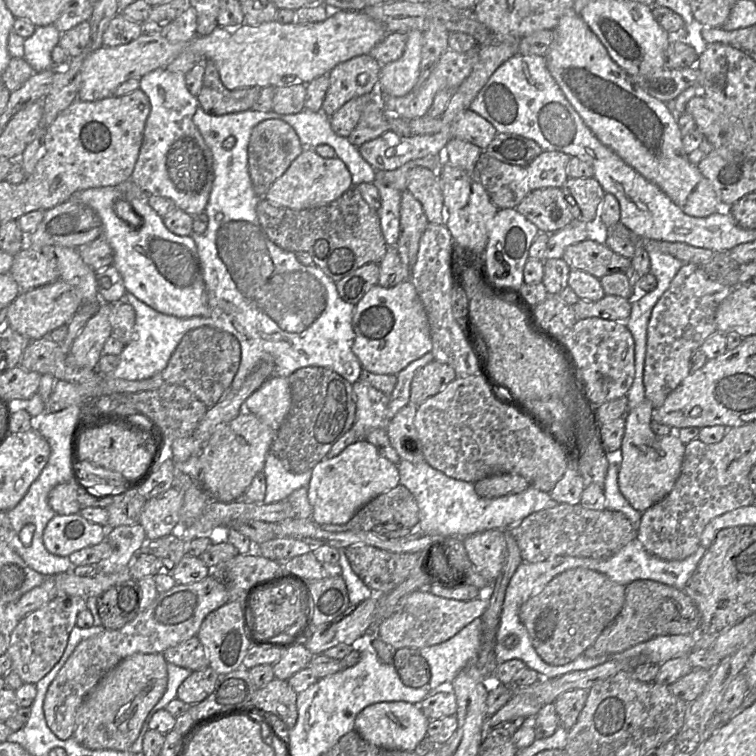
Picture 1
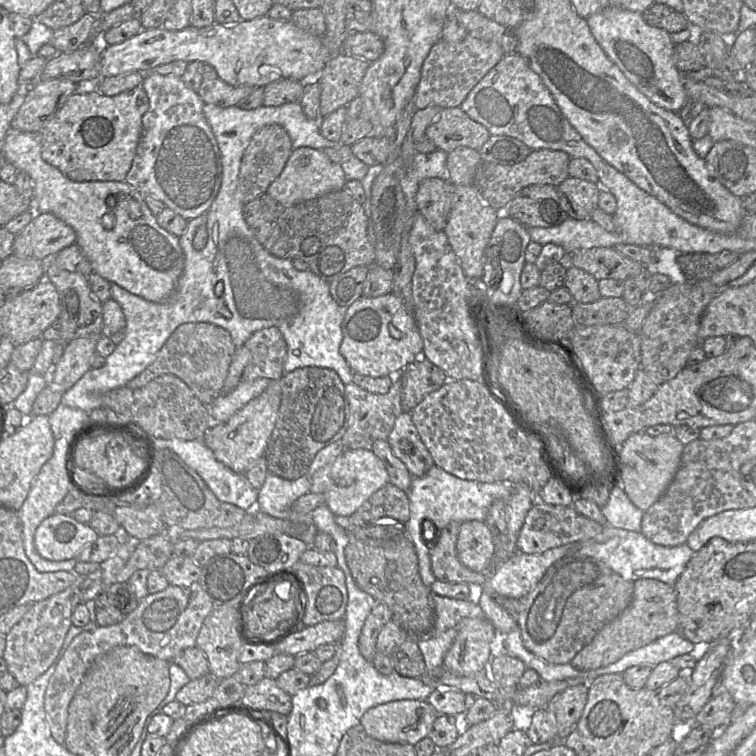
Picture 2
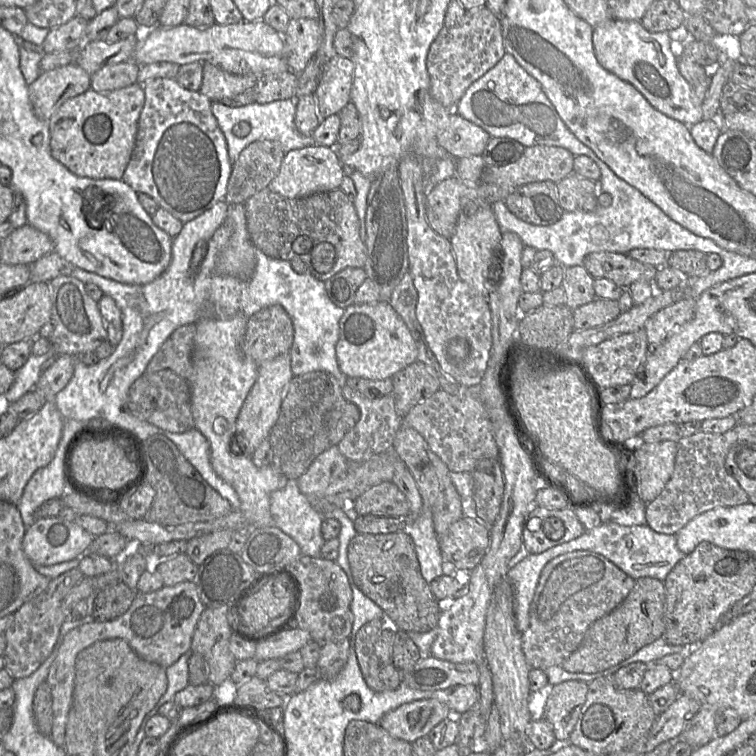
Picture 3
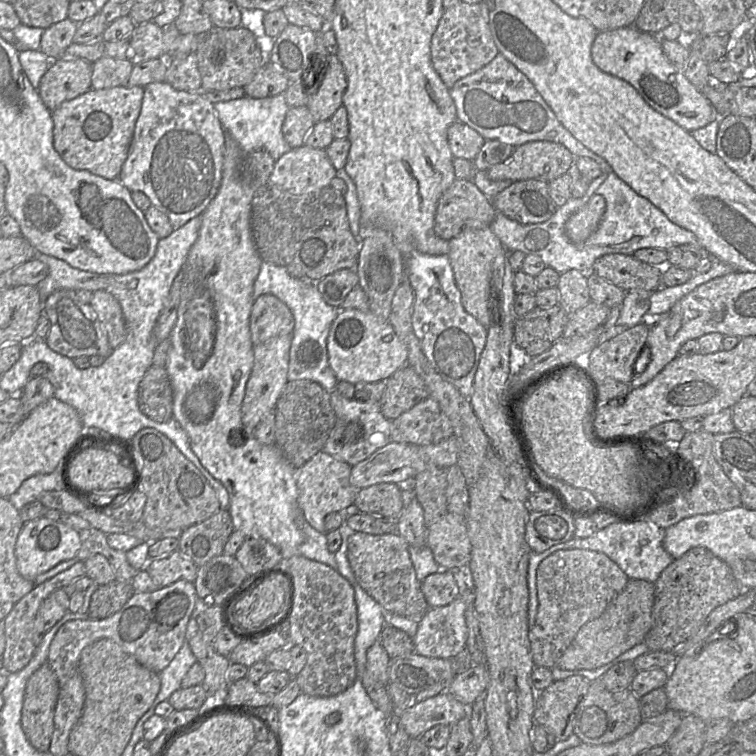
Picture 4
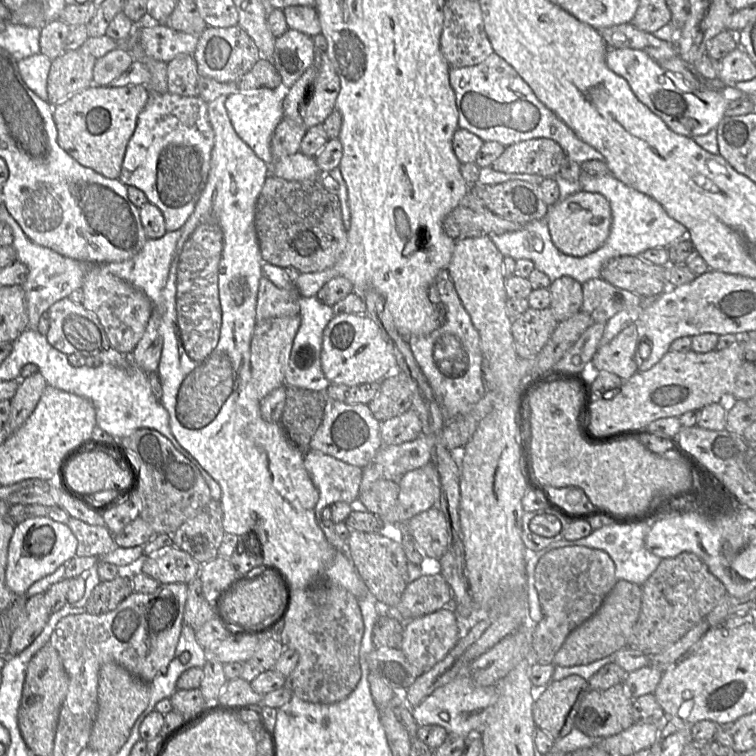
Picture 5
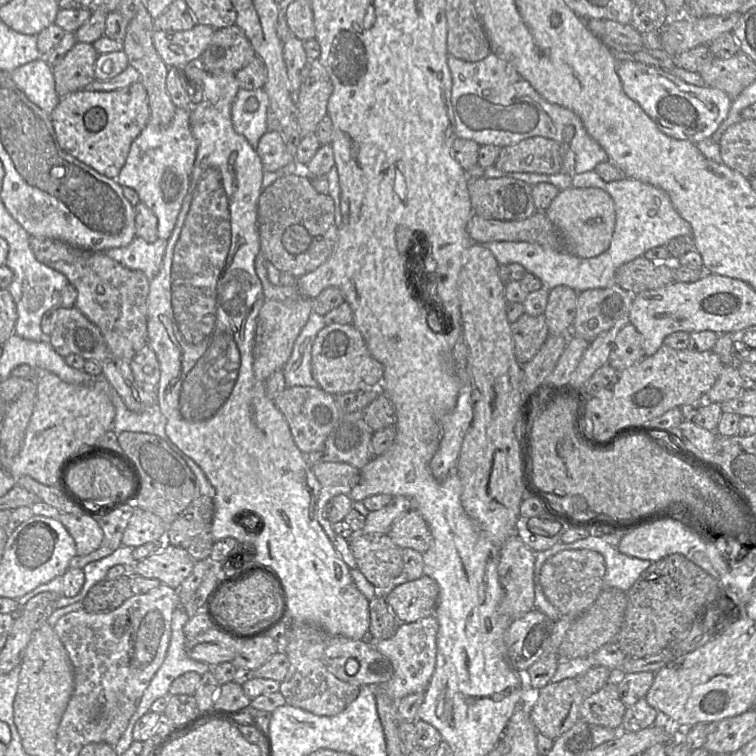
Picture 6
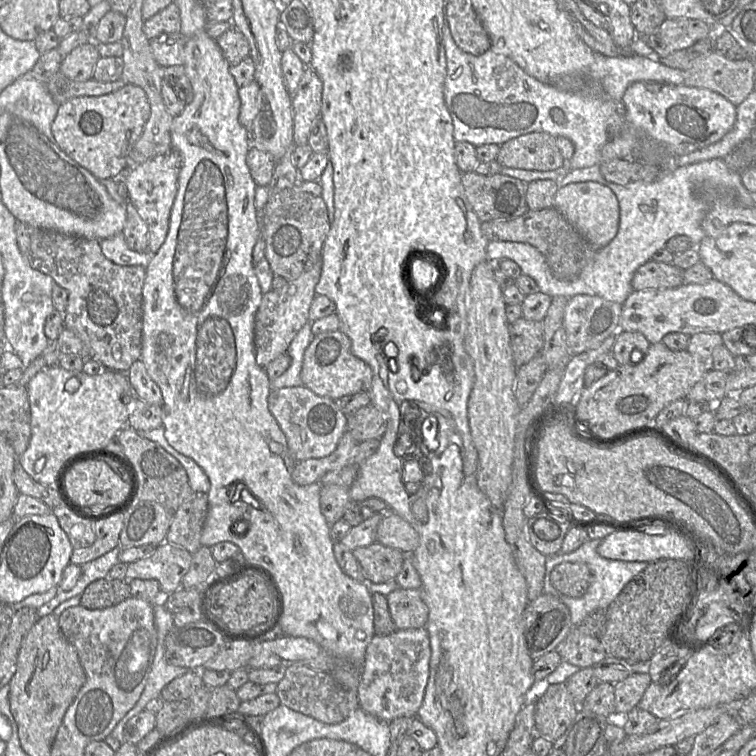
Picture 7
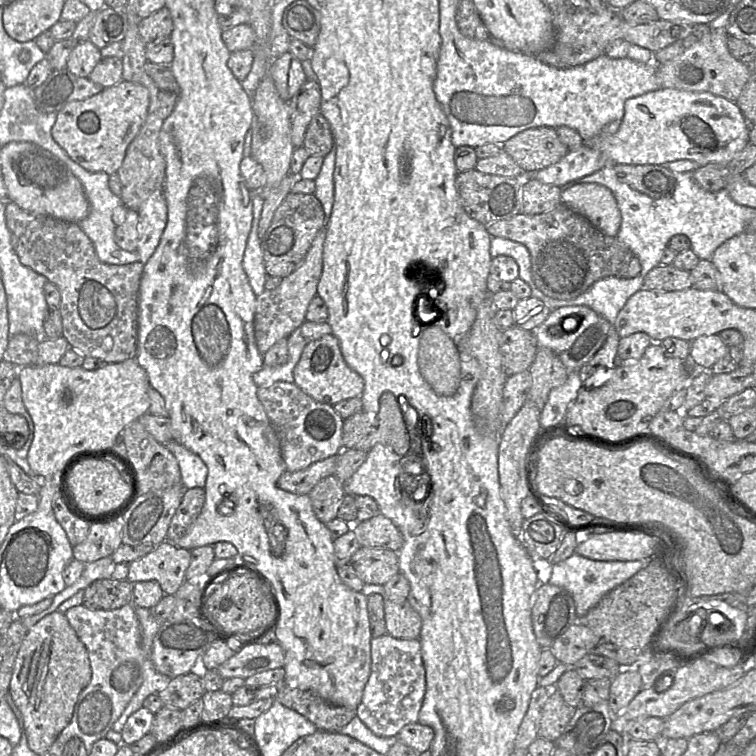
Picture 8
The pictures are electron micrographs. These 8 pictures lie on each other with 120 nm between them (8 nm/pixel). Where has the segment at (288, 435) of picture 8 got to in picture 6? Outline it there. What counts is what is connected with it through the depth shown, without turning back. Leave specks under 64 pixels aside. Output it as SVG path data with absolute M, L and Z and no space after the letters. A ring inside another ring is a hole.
M286 387L274 400L275 406L287 421L296 446L304 454L320 451L329 434L337 425L342 411L336 404L335 396L320 387Z

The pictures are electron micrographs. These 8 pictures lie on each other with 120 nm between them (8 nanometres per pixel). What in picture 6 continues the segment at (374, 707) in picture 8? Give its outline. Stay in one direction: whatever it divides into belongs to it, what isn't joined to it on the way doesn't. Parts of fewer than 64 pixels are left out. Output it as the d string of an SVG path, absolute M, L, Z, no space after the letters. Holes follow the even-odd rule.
M434 615L412 623L401 623L395 634L388 639L371 639L372 644L392 663L394 673L390 680L375 687L394 701L415 693L425 691L436 667L438 621Z

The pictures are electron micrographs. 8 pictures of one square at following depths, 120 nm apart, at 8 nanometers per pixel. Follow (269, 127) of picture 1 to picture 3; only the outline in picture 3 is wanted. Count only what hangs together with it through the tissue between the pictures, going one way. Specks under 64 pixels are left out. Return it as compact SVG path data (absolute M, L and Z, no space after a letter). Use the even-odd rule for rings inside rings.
M258 140L247 146L232 163L225 201L229 205L244 204L250 197L269 187L281 167L285 152L278 142Z

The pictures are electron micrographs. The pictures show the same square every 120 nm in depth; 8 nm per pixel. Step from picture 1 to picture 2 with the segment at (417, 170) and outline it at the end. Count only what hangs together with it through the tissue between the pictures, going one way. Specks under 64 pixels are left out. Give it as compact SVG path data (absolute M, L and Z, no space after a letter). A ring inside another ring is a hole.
M427 178L418 186L415 196L417 209L436 231L444 231L455 203L455 187L443 178Z

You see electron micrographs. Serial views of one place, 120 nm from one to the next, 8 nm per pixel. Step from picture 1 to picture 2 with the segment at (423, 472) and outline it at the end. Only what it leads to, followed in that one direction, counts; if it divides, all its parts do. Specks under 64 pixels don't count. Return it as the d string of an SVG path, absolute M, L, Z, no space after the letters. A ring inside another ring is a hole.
M434 465L422 477L413 477L406 492L410 502L410 518L406 535L411 539L418 557L419 574L423 583L430 586L437 580L431 569L430 545L438 539L439 531L452 522L463 523L471 520L485 521L488 509L496 499L505 502L512 493L512 483L485 483L458 478ZM424 521L424 531L422 530ZM425 535L426 536L425 536Z

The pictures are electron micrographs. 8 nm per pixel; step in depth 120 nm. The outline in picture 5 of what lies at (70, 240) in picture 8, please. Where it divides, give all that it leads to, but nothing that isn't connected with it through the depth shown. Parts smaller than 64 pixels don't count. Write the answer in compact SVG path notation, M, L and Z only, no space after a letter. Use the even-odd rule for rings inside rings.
M103 265L86 266L82 306L97 316L110 345L119 353L130 355L141 340L155 305L140 289L111 274Z

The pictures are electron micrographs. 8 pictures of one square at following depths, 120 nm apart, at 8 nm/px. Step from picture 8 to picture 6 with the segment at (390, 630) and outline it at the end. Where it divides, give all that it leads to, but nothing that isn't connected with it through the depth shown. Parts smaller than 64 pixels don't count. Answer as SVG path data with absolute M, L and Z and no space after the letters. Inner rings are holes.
M424 574L394 588L386 601L400 623L412 623L434 615L438 597L437 582Z

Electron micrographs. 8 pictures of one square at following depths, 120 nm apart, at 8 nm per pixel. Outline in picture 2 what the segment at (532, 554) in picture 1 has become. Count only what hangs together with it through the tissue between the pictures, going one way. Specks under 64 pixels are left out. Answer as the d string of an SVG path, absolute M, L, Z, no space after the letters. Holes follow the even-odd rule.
M536 493L536 502L526 514L519 532L517 549L518 552L525 554L541 554L553 548L591 539L602 530L602 524L578 513L572 505L545 503L537 497Z

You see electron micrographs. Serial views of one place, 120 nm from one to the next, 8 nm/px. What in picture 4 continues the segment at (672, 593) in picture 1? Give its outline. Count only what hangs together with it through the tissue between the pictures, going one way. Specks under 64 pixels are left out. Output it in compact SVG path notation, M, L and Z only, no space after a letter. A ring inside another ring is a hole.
M629 579L623 591L610 603L604 613L580 628L556 666L562 670L594 670L643 643L653 624L654 596L654 583Z

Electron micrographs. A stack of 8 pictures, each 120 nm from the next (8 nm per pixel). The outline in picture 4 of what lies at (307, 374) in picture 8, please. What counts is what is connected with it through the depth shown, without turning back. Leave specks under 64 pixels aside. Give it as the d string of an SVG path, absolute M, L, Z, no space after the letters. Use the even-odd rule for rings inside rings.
M341 310L333 321L327 338L328 361L338 381L350 383L386 381L407 364L408 349L387 320L379 319L371 311Z

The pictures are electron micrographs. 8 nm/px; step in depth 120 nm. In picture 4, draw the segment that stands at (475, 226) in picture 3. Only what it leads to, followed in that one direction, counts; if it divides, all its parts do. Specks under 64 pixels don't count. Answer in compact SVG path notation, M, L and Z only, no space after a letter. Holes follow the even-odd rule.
M490 227L465 230L449 242L449 259L454 272L456 285L461 293L461 301L465 311L480 324L488 328L490 320L491 287L493 299L499 303L508 253L499 238Z

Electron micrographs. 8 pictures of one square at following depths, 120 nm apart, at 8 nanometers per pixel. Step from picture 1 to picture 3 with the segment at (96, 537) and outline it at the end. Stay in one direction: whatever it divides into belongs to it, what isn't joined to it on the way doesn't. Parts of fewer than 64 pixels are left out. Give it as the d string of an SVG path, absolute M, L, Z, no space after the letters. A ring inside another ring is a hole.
M59 516L36 519L27 528L22 540L22 549L26 557L34 565L49 566L80 558L90 551L94 537L75 522Z

